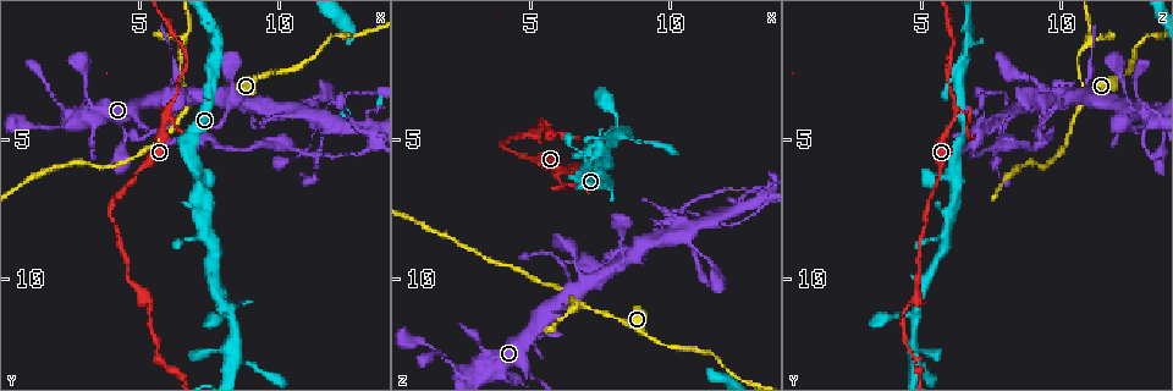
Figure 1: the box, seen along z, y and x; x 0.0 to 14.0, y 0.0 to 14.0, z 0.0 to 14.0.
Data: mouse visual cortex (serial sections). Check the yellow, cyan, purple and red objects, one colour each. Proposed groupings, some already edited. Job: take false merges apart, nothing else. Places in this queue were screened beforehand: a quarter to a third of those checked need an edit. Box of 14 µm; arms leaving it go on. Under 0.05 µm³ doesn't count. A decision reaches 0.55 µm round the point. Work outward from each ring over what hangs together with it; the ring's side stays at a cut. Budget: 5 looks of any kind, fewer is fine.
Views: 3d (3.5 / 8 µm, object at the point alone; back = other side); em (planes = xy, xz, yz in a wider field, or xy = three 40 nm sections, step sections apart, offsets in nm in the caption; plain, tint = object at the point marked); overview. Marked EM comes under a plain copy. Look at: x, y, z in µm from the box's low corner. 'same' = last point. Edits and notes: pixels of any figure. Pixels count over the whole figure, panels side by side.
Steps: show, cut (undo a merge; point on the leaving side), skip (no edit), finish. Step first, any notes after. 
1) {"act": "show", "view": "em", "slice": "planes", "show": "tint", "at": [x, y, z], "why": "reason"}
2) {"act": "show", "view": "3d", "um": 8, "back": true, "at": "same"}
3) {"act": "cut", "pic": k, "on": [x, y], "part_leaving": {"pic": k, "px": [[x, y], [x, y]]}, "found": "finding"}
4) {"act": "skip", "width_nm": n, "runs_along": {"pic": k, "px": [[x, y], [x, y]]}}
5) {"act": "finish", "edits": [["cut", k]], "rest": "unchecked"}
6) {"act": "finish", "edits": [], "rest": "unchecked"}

{"act": "show", "view": "3d", "um": 3.5, "at": [1.9, 3.5, 12.8], "why": "a narrow waist"}

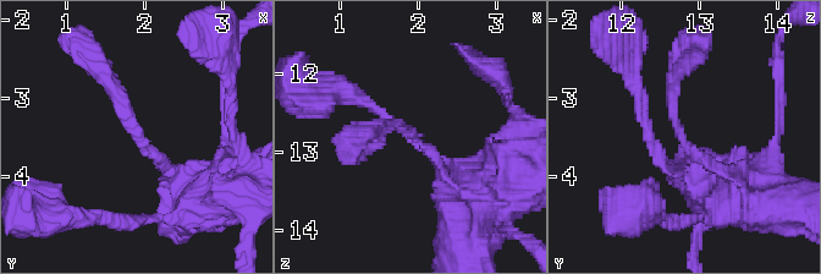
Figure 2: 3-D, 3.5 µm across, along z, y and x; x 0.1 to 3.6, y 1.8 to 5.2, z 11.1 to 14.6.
{"act": "show", "view": "em", "slice": "xy", "step": 2, "show": "tint", "at": [1.95, 3.60, 12.80], "arm_widths_nm": [150, 150], "why": "now the EM"}

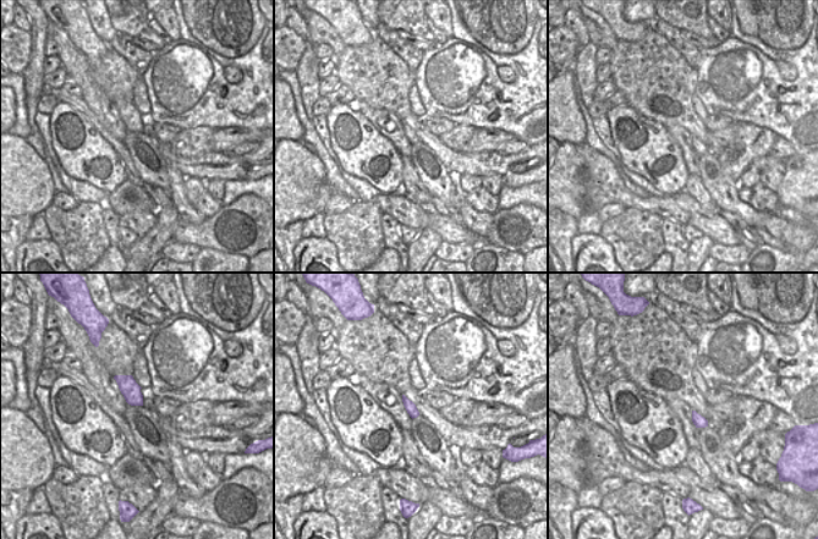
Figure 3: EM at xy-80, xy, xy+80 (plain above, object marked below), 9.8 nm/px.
{"act": "show", "view": "em", "slice": "xy", "step": 5, "show": "tint", "at": "same"}

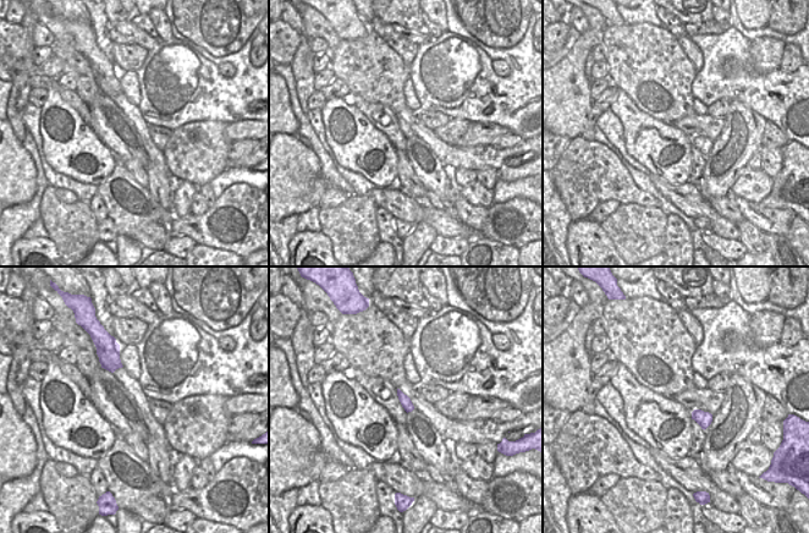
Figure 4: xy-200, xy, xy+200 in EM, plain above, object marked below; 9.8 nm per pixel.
{"act": "skip", "runs_along": {"pic": 2, "px": [[177, 184], [136, 138], [103, 75]]}, "found": "continuous, no second cell"}

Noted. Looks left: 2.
{"act": "show", "view": "3d", "um": 3.5, "back": true, "at": [6.0, 4.0, 6.3], "why": "arms part here"}

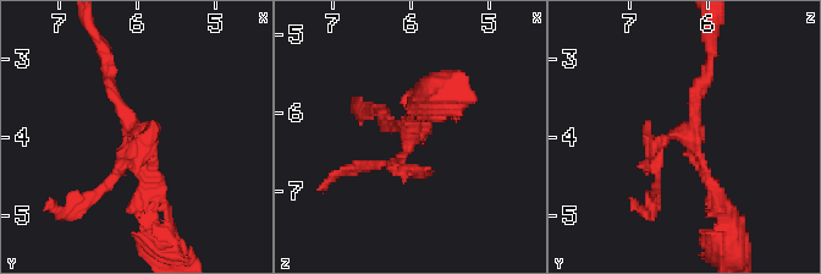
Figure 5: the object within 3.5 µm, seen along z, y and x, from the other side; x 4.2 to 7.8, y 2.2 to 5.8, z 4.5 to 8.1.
{"act": "show", "view": "em", "slice": "xy", "step": 1, "show": "tint", "at": [6.00, 3.95, 6.25]}

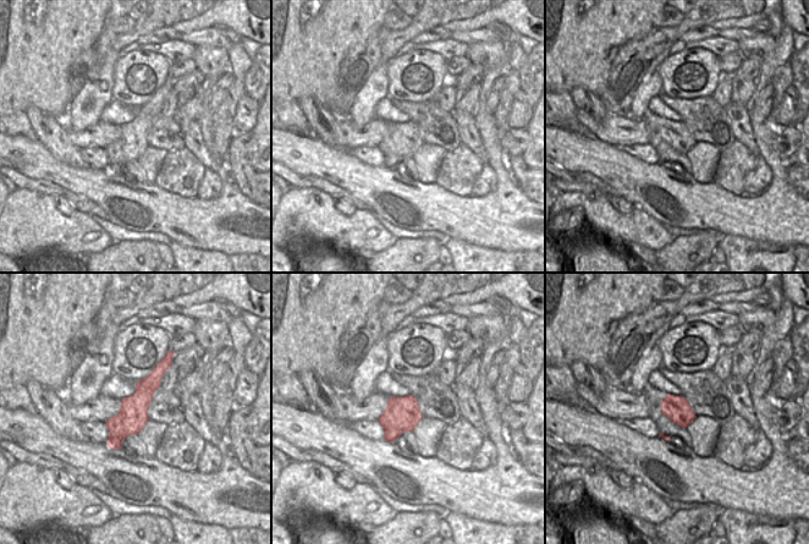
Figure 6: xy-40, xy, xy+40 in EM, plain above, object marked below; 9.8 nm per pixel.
{"act": "cut", "pic": 5, "on": [394, 168], "part_leaving": {"pic": 5, "px": [[405, 152], [325, 184]]}, "found": "a second cell is stuck on"}

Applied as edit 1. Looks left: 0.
{"act": "finish", "edits": [["cut", 5]], "rest": "unchecked"}

